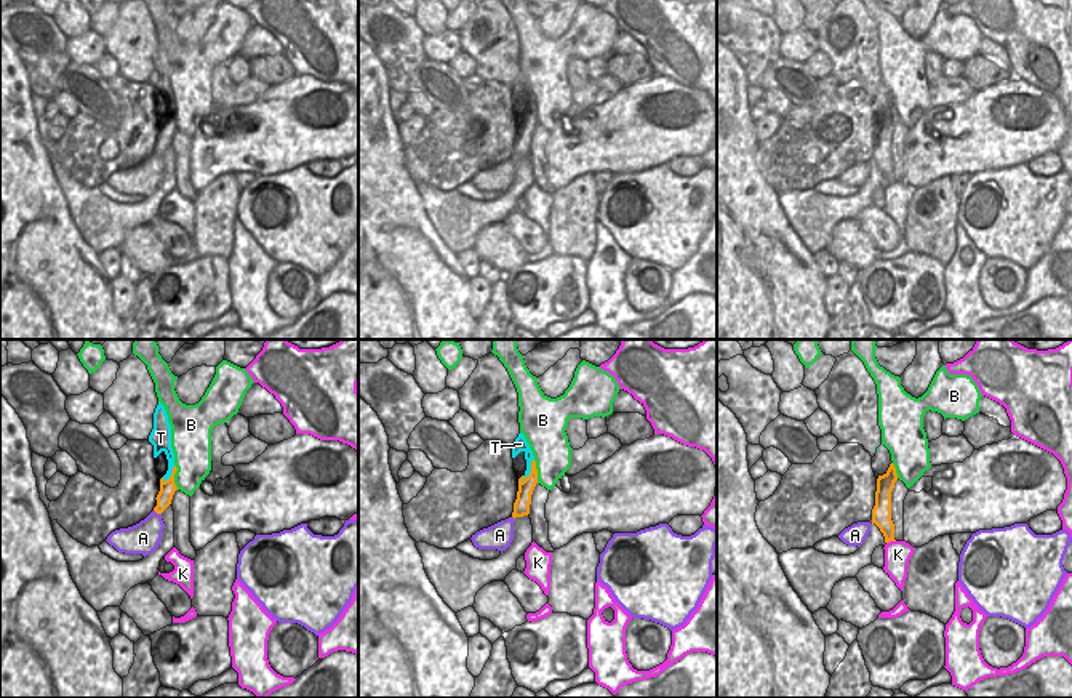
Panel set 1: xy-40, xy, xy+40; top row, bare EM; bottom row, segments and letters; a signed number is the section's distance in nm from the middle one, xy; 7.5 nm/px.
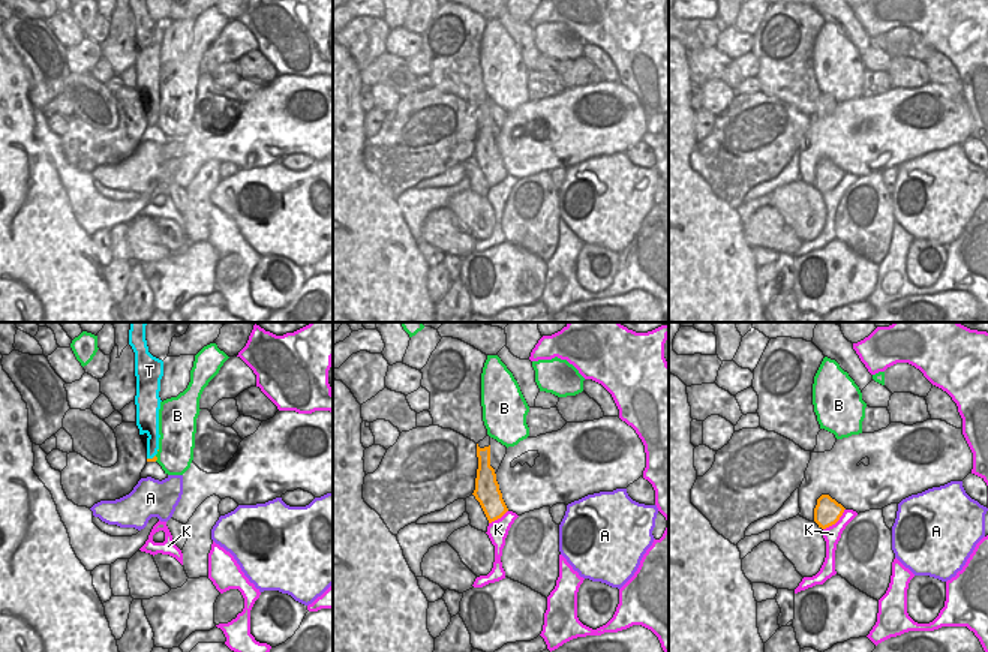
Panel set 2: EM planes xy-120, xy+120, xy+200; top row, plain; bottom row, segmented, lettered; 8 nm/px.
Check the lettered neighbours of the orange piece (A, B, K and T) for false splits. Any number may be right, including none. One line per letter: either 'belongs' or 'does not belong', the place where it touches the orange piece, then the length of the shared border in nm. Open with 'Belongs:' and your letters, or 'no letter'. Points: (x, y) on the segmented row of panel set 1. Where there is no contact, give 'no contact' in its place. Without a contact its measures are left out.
Belongs: T
A: does not belong | xy-40 (157, 513) | 70 nm
B: does not belong | xy-40 (173, 477) | 190 nm
K: does not belong | xy+40 (890, 540) | 80 nm
T: belongs | xy (532, 471) | 220 nm

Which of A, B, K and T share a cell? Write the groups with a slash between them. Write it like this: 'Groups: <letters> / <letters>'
Groups: A / B / K / T.

